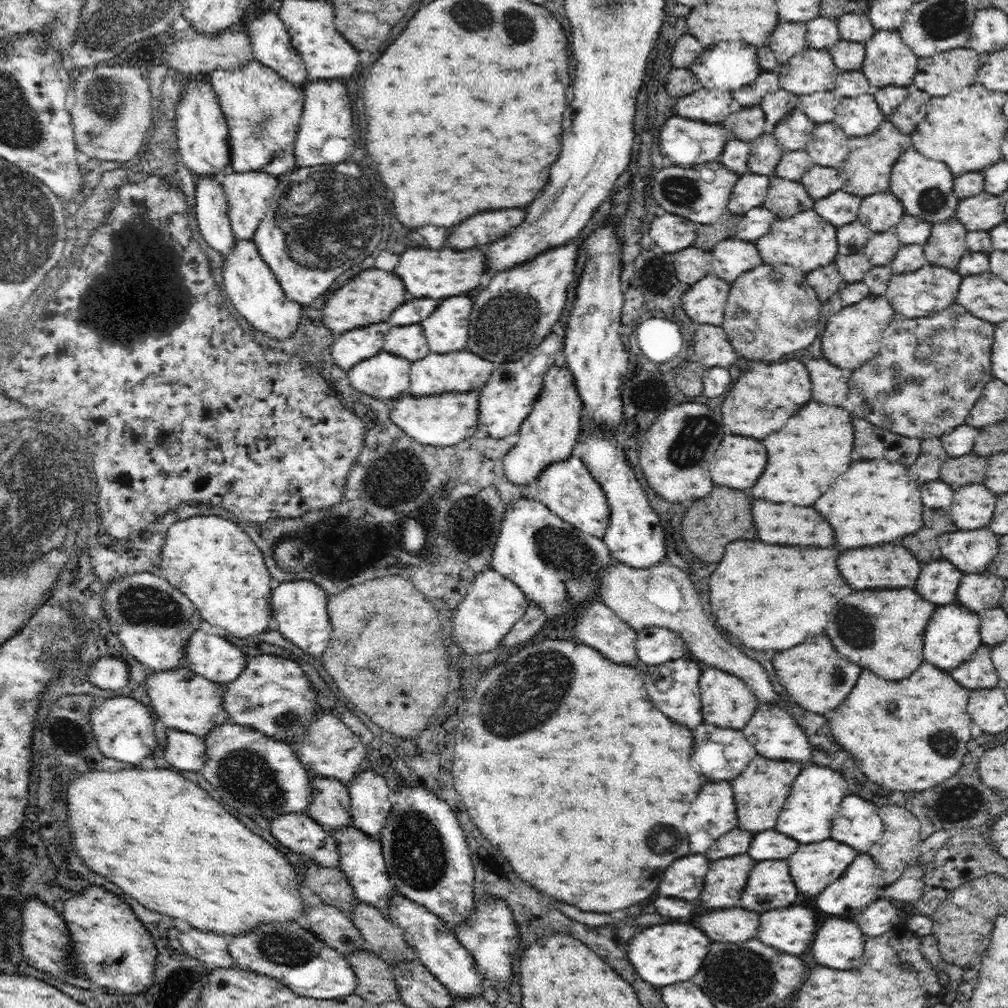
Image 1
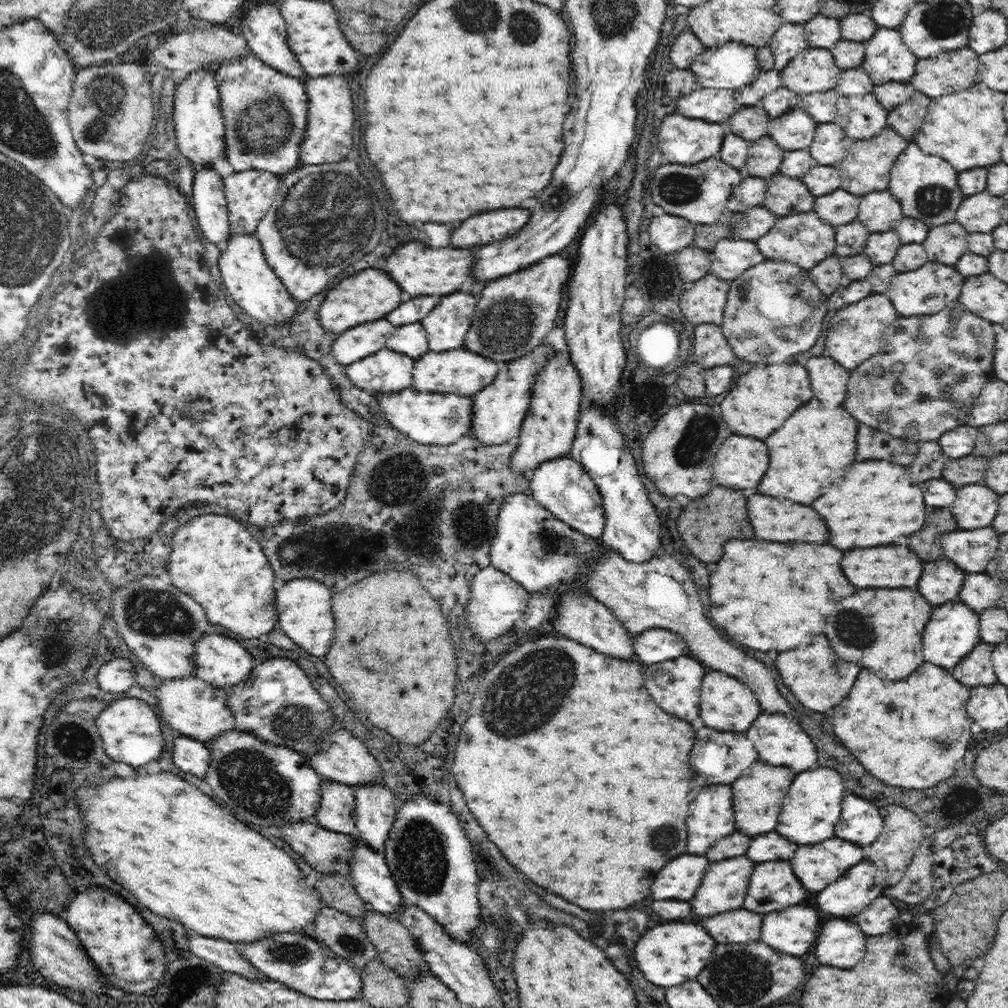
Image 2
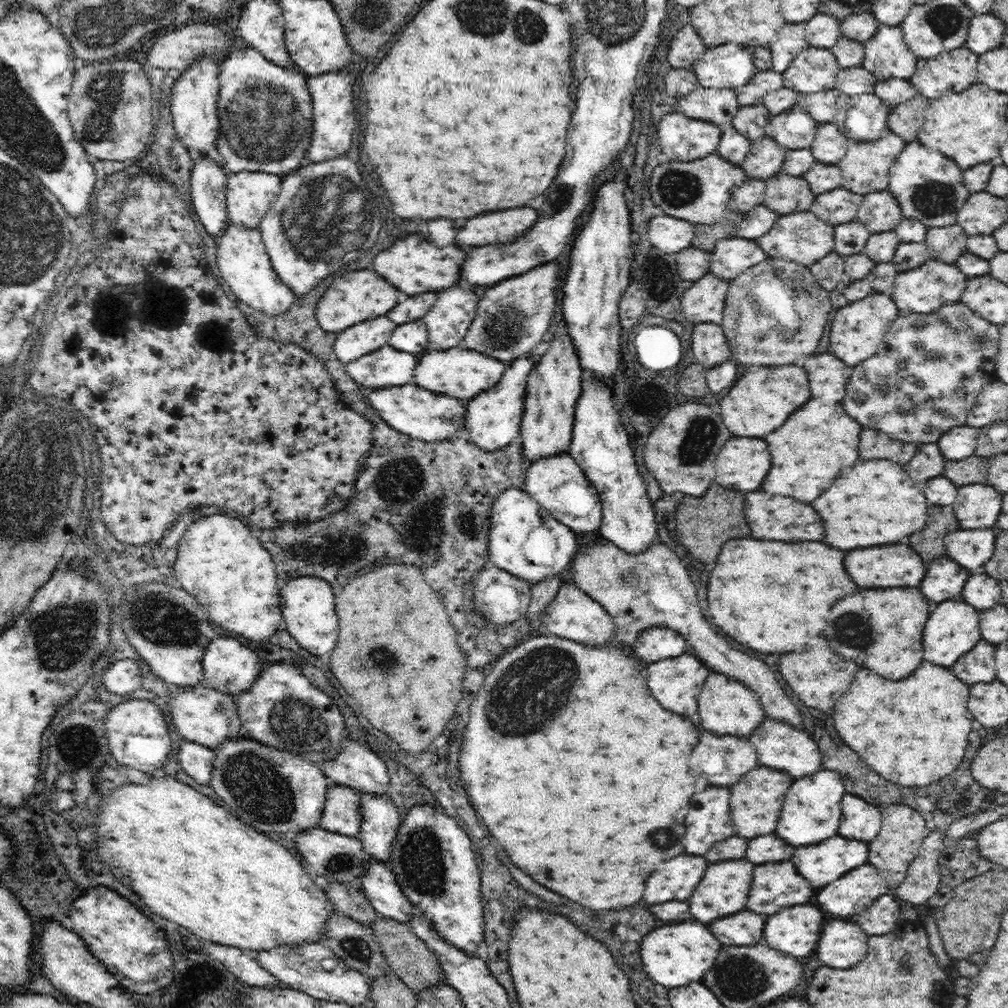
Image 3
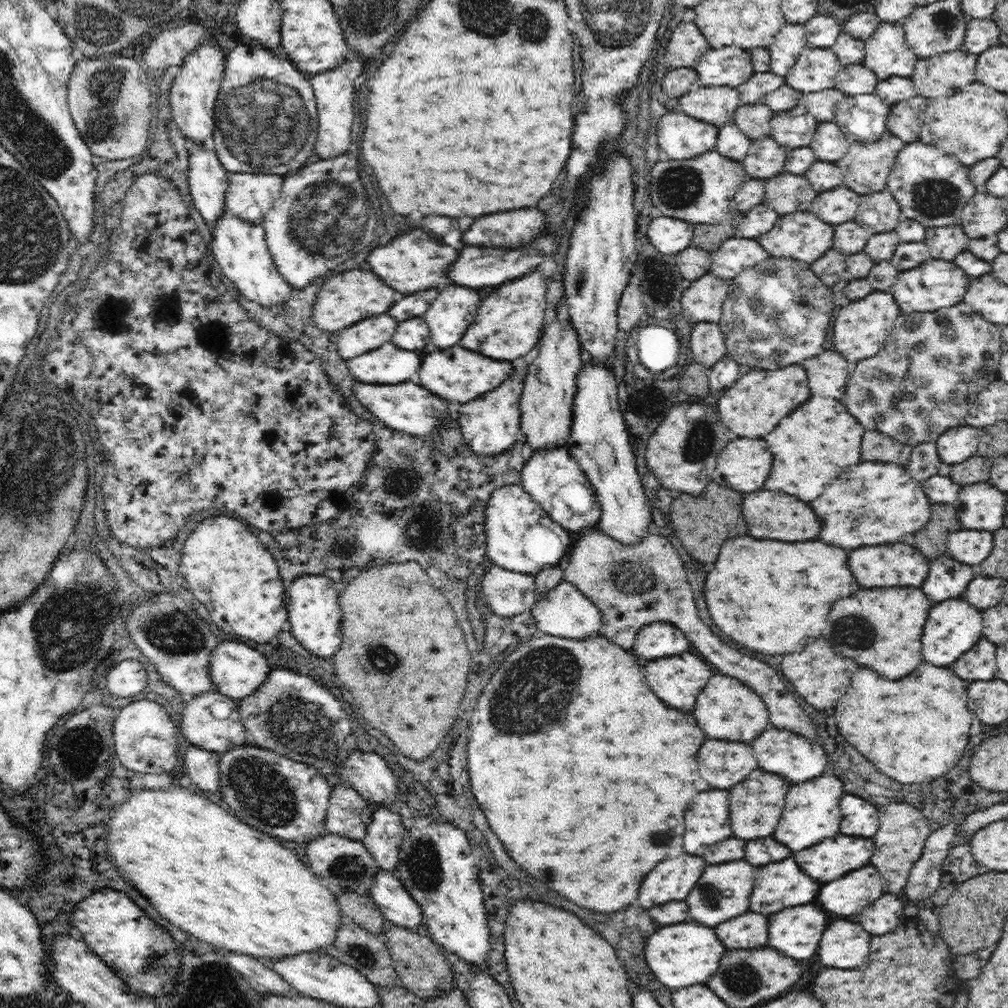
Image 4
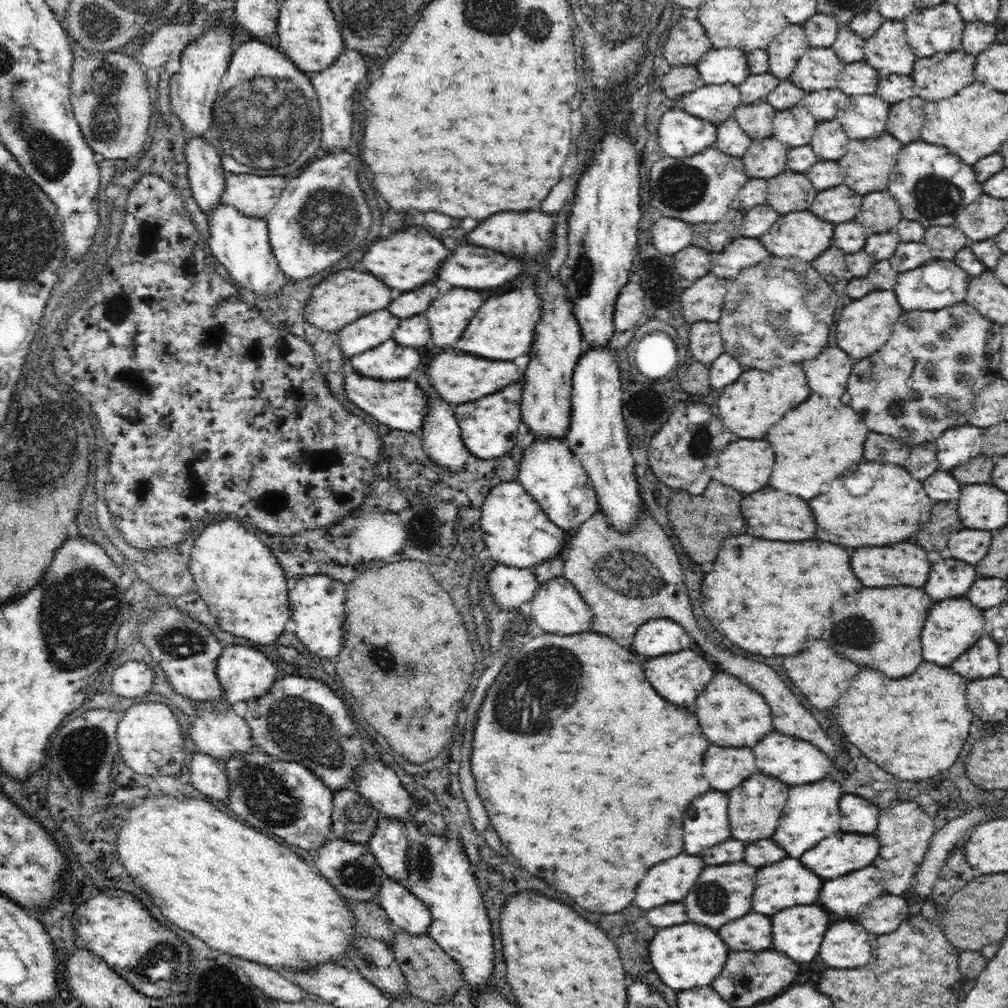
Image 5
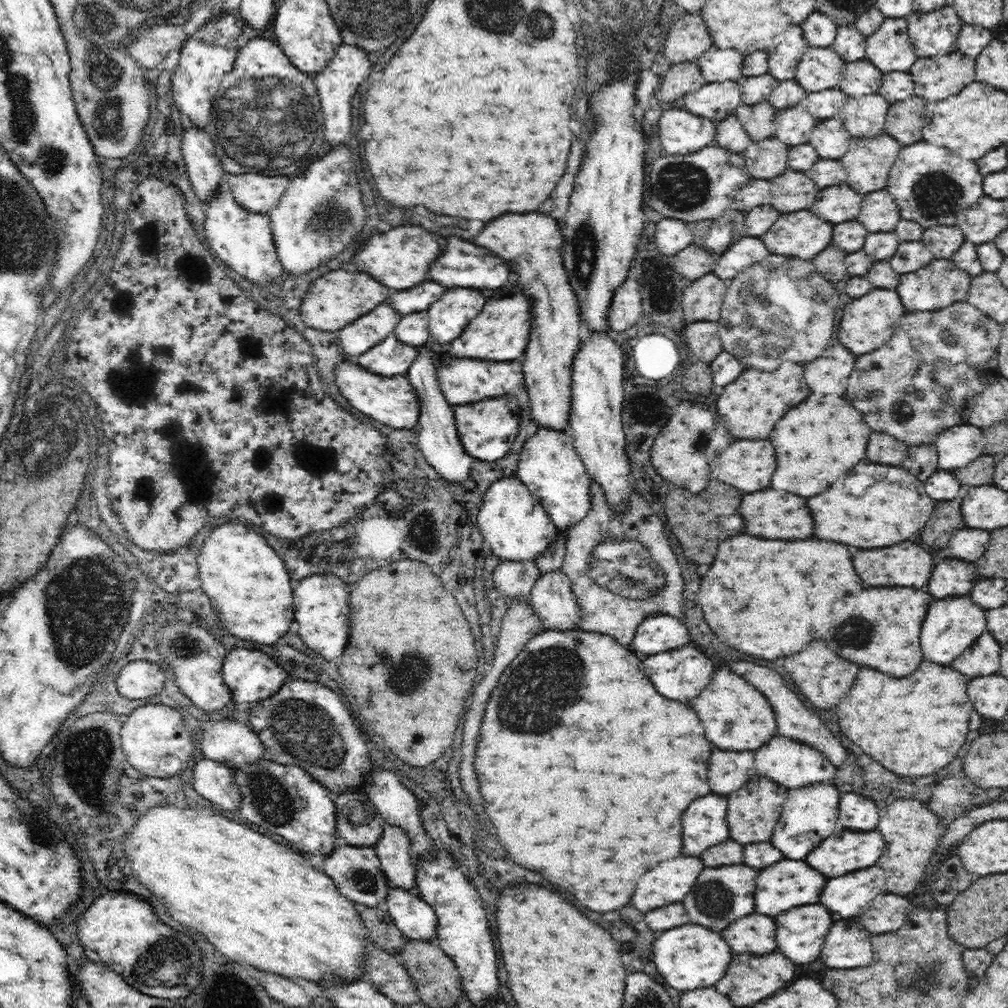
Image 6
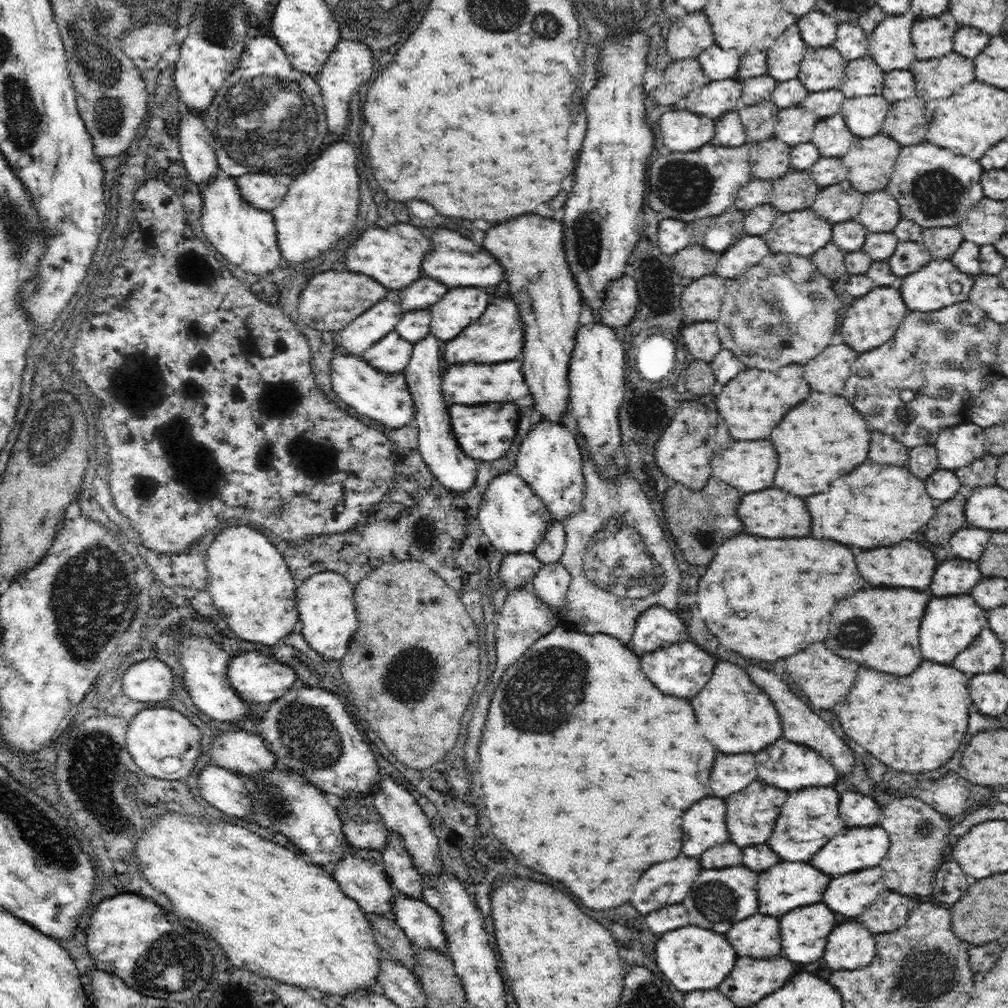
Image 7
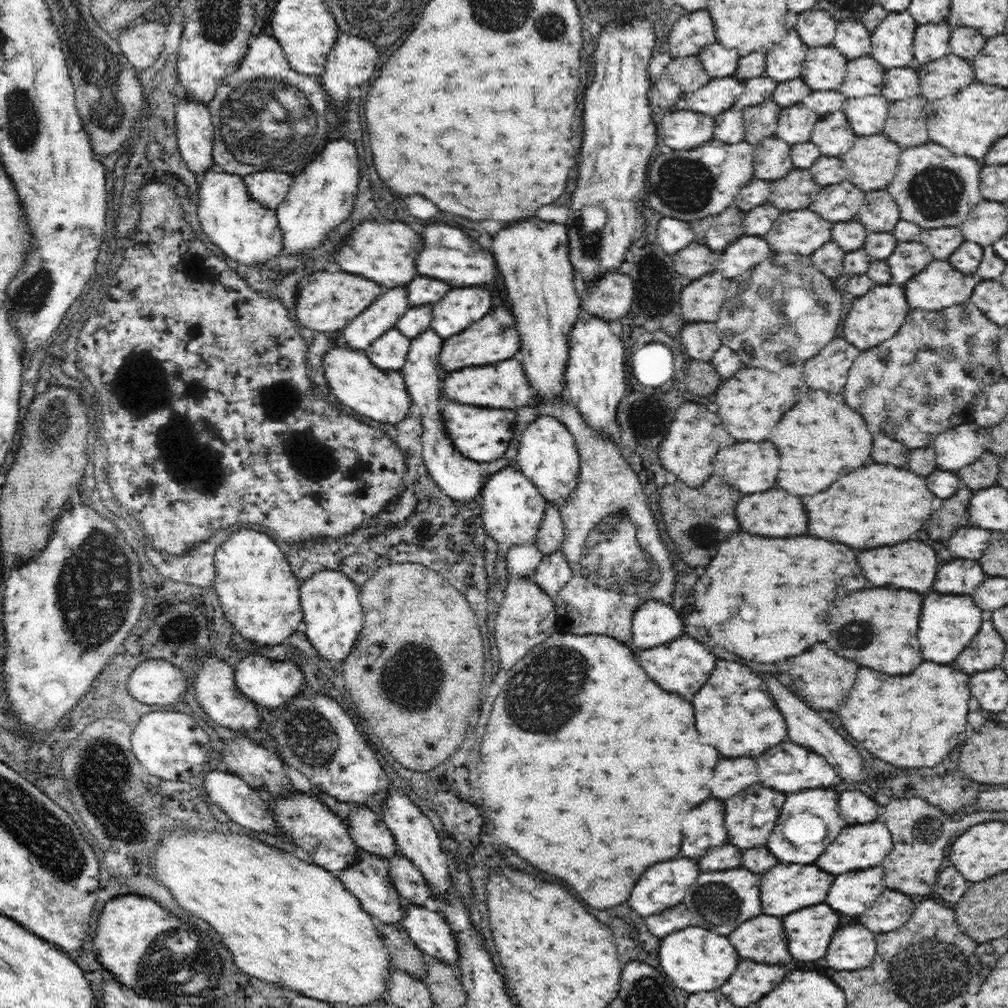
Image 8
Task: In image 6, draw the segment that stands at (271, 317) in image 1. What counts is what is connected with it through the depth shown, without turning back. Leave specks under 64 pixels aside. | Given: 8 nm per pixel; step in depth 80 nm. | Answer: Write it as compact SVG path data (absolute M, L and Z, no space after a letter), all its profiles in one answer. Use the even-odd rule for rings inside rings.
M225 183L205 203L204 228L208 247L217 260L224 261L246 280L264 286L282 276L284 268L277 255L268 213L246 210L235 201Z

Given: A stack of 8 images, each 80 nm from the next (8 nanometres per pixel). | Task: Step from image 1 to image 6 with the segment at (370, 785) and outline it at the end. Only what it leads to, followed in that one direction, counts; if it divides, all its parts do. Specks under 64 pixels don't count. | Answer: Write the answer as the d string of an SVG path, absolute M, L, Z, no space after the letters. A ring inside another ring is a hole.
M384 820L383 831L375 849L385 877L392 887L413 891L416 884L416 867L410 854L410 839L400 826Z

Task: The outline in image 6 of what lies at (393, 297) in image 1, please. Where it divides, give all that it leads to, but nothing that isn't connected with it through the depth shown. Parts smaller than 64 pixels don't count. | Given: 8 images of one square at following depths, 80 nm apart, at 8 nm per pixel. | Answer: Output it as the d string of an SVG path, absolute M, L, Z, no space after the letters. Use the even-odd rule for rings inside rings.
M332 270L322 278L314 280L314 284L310 284L300 306L300 316L306 326L321 334L325 331L344 328L360 316L374 310L378 304L386 302L386 298L388 298L388 288L376 282L370 274L364 274L364 272L346 274L346 270Z

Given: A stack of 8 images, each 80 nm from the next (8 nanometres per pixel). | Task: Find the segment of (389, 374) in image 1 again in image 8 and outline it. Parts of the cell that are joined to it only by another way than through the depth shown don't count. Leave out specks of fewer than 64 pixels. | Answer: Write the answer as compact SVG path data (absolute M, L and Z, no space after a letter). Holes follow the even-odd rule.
M396 326L376 338L364 352L382 370L396 370L404 366L411 339L404 336Z

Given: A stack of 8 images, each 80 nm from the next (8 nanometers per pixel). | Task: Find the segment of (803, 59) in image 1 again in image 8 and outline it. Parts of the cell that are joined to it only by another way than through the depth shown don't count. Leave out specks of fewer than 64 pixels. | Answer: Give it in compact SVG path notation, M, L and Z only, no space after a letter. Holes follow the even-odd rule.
M830 44L827 47L808 47L804 59L804 69L801 79L813 90L841 90L841 84L847 72L847 58L840 51Z

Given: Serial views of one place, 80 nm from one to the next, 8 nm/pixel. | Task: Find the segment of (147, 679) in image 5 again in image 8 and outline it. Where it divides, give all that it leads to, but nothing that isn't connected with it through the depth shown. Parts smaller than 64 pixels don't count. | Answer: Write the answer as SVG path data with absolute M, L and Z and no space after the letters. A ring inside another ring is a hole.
M146 660L128 678L128 694L142 704L174 704L186 692L186 677L166 660Z

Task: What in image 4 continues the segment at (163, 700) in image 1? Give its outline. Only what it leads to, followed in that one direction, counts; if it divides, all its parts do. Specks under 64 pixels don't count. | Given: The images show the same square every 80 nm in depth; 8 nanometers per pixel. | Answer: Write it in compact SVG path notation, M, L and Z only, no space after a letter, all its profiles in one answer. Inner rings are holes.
M217 690L206 691L193 696L192 700L188 699L179 714L183 735L198 748L224 754L232 747L245 745L245 726L239 715L238 700L224 696Z

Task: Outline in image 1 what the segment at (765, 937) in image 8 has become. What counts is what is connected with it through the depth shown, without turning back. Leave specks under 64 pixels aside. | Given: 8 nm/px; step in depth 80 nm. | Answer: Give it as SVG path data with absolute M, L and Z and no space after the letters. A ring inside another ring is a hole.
M744 908L718 910L704 914L700 918L700 928L706 936L716 942L744 942L756 936L760 924L758 912L748 912Z

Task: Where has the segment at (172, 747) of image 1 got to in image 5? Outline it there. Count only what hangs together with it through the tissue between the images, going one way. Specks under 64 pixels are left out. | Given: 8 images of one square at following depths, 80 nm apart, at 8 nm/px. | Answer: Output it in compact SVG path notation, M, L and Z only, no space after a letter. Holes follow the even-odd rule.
M203 752L194 754L191 760L190 778L194 788L210 798L228 802L230 789L226 772L227 761Z

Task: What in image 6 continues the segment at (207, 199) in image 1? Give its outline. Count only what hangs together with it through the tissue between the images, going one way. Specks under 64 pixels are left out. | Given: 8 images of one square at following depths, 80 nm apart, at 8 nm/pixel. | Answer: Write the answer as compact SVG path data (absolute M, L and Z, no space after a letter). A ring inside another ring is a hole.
M193 125L184 130L181 151L194 192L205 204L226 177L221 160L214 153L214 142L204 129Z

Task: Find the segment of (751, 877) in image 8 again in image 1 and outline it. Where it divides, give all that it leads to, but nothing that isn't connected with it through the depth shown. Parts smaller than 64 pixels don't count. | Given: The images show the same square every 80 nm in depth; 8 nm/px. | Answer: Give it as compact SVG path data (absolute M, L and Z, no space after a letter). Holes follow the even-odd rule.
M748 854L716 860L710 864L704 890L700 896L702 906L706 908L732 908L740 902L742 890L750 870L756 866L756 860Z

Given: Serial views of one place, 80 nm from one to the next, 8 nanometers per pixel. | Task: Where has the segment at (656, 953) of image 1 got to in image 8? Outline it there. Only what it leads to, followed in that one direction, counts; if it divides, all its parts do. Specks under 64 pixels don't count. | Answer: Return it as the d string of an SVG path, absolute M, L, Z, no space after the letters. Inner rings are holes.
M696 926L672 932L660 942L660 964L664 972L676 982L678 988L686 992L706 992L720 988L736 970L738 960L740 956L726 936Z

